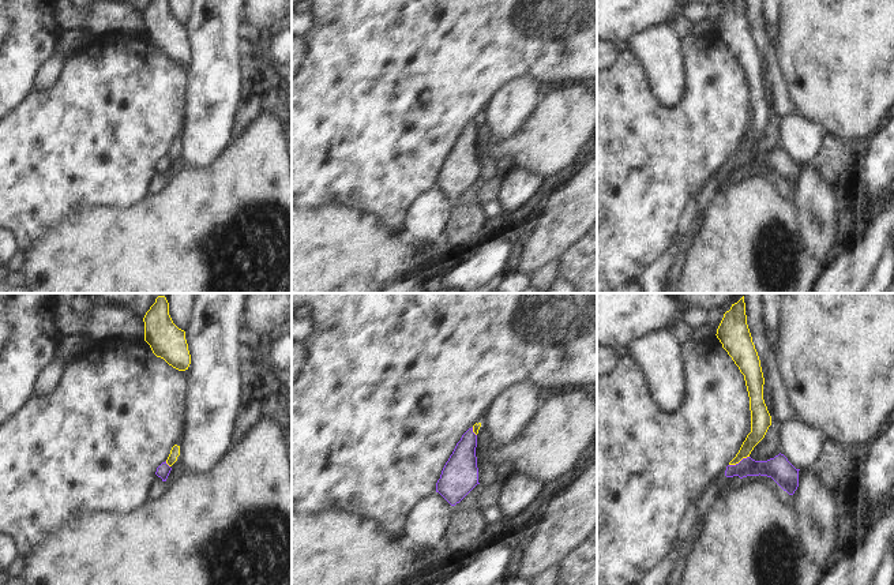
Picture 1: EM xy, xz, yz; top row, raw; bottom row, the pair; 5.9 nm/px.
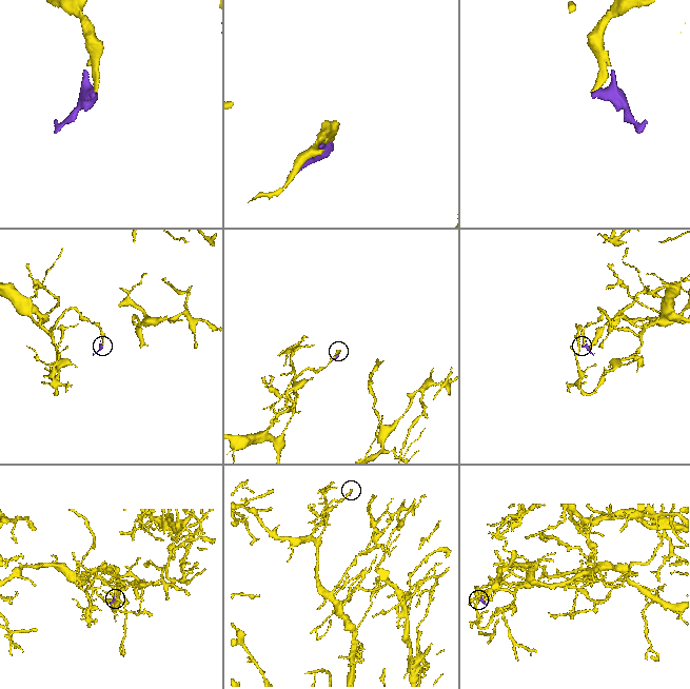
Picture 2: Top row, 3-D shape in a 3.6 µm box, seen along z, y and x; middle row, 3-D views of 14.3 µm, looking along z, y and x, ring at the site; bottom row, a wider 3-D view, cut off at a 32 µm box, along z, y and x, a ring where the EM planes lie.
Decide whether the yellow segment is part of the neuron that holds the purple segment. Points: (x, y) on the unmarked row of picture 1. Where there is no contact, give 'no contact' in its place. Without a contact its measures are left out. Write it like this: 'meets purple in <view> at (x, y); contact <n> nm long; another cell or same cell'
meets purple in yz at (740, 156); contact 130 nm long; another cell

